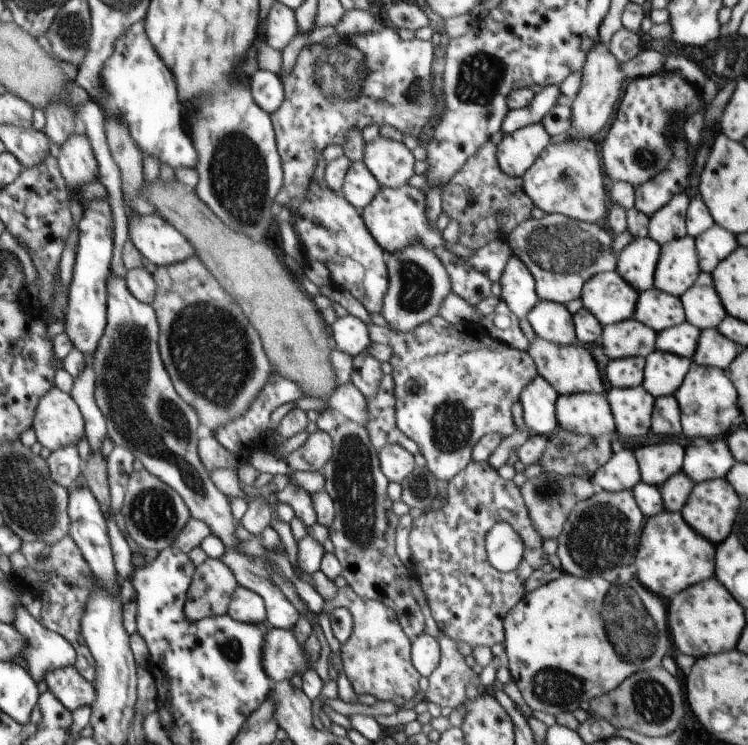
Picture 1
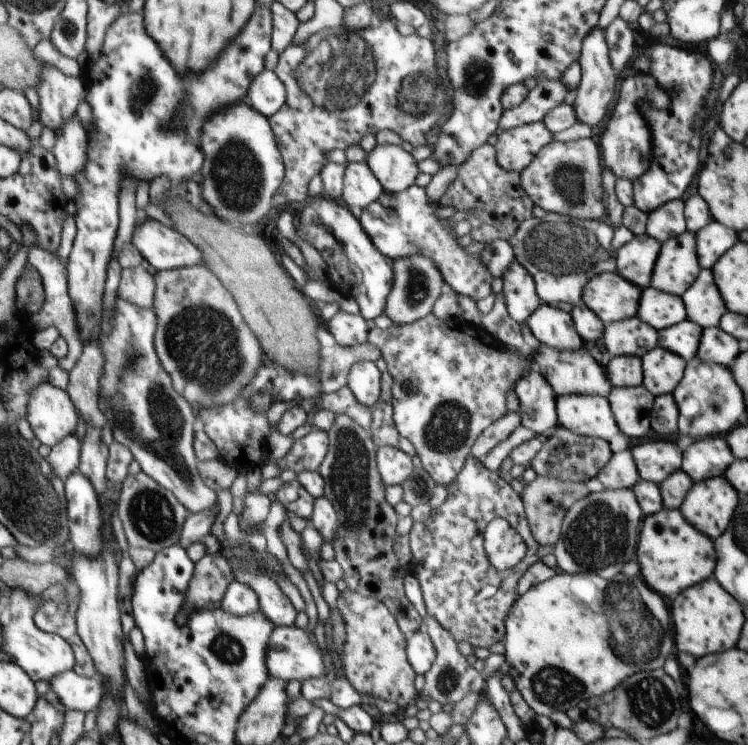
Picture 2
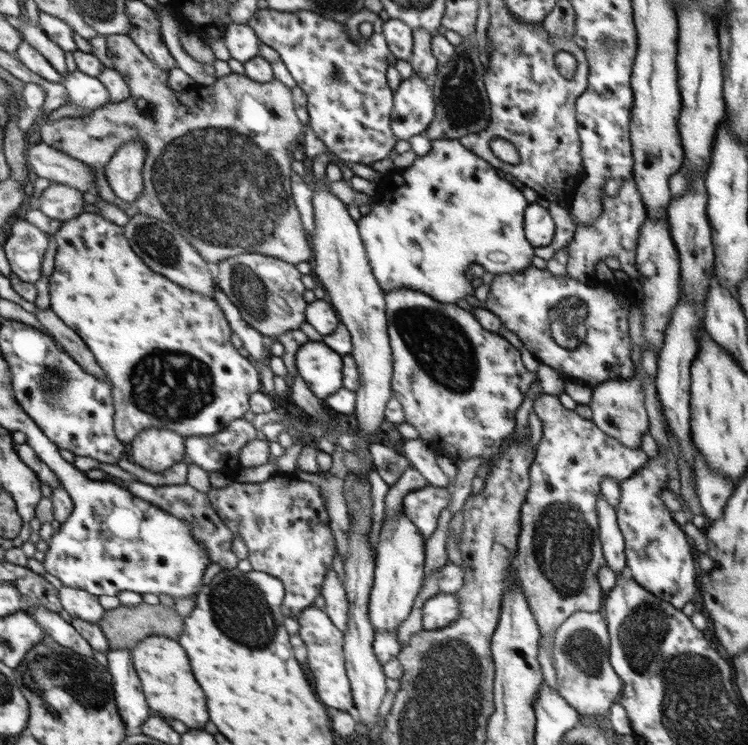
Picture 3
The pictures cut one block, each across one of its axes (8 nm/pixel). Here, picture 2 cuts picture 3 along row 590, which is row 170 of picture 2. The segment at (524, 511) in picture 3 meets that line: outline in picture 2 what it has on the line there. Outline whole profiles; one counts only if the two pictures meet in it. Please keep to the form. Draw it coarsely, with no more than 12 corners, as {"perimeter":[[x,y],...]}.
{"perimeter":[[591,137],[552,140],[518,175],[533,205],[603,216]]}

